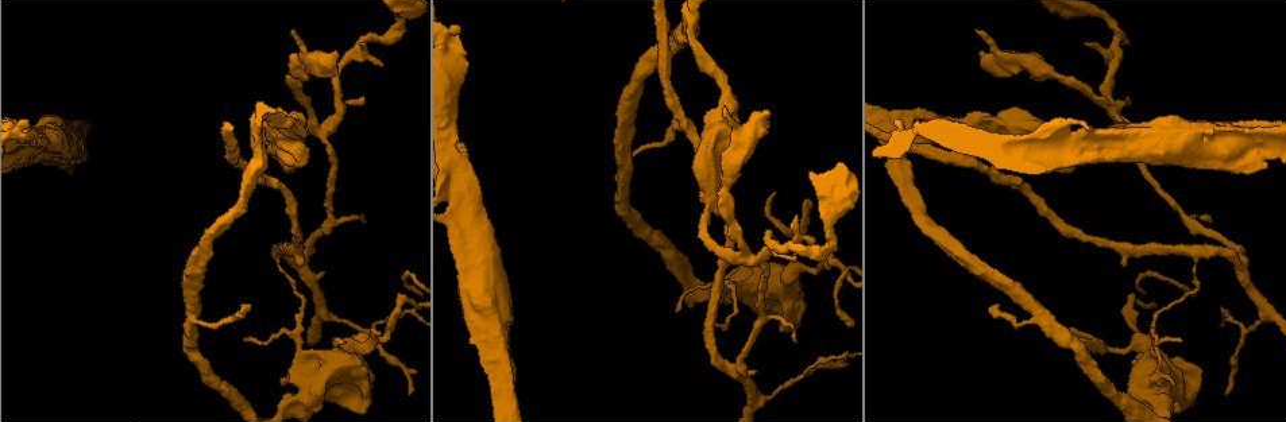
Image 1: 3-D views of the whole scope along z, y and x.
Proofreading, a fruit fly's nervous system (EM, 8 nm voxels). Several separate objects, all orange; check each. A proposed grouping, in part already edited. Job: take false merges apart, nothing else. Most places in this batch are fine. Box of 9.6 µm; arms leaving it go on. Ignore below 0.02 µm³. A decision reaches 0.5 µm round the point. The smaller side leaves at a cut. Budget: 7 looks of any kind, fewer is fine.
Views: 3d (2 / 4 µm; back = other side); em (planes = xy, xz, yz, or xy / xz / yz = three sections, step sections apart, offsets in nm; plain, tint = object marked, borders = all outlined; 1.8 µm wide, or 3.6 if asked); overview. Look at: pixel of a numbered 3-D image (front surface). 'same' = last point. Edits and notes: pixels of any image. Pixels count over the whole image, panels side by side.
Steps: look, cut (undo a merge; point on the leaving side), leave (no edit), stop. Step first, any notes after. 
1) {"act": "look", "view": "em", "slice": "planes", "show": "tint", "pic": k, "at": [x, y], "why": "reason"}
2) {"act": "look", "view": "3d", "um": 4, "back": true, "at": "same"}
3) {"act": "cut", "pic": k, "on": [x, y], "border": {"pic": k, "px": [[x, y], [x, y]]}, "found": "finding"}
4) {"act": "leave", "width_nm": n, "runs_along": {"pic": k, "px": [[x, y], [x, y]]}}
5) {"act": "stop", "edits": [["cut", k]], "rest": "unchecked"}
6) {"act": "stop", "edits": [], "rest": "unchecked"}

{"act": "look", "view": "em", "slice": "planes", "show": "tint", "pic": 1, "at": [714, 161], "why": "arms run side by side"}

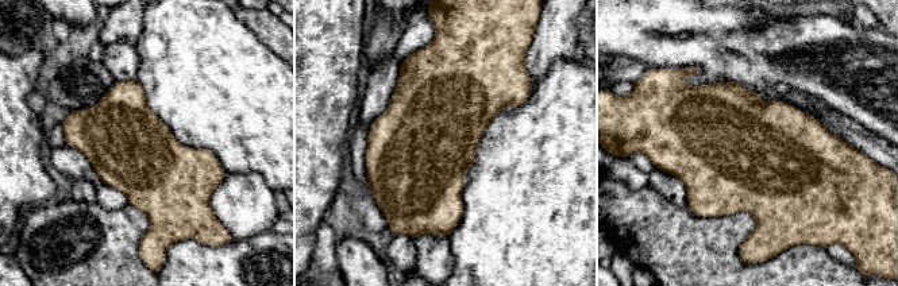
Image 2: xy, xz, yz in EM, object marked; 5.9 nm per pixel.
{"act": "leave", "found": "one neuron here"}

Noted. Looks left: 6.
{"act": "look", "view": "em", "slice": "planes", "show": "tint", "pic": 1, "at": [1123, 122], "why": "sharp bend"}

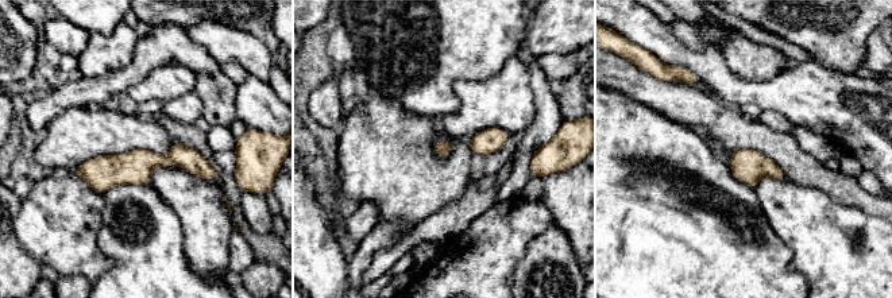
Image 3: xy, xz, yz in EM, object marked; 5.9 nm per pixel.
{"act": "cut", "pic": 3, "on": [188, 158], "border": {"pic": 3, "px": [[168, 155], [173, 163]]}, "found": "a second neuron is stuck on"}

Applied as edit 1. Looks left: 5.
{"act": "look", "view": "overview"}

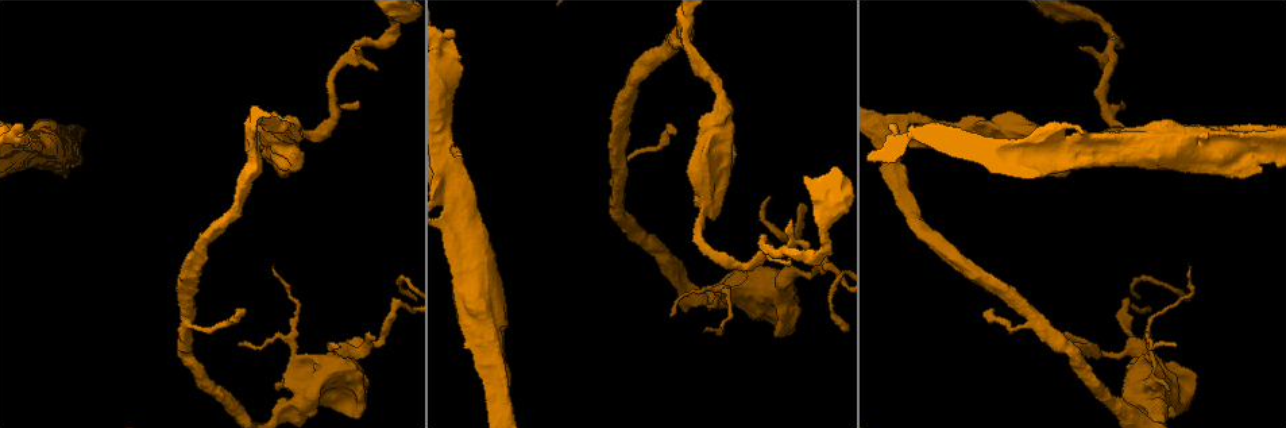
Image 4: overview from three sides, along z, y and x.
{"act": "look", "view": "em", "slice": "yz", "step": 8, "show": "tint", "pic": 4, "at": [359, 343], "why": "three arms meet"}

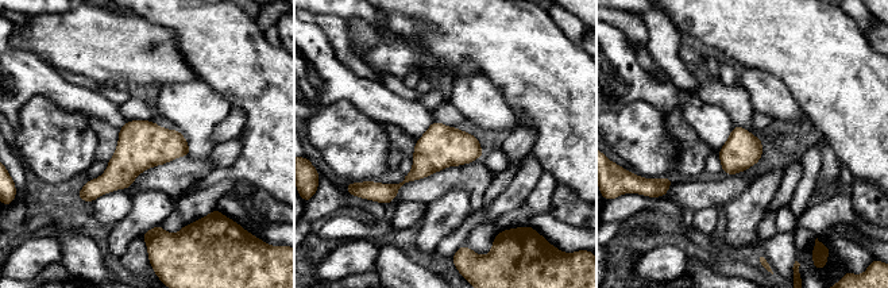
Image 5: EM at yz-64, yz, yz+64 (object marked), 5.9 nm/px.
{"act": "leave", "width_nm": 220, "found": "all the same neuron"}

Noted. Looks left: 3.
{"act": "stop", "edits": [["cut", 3]], "rest": "unchecked"}

